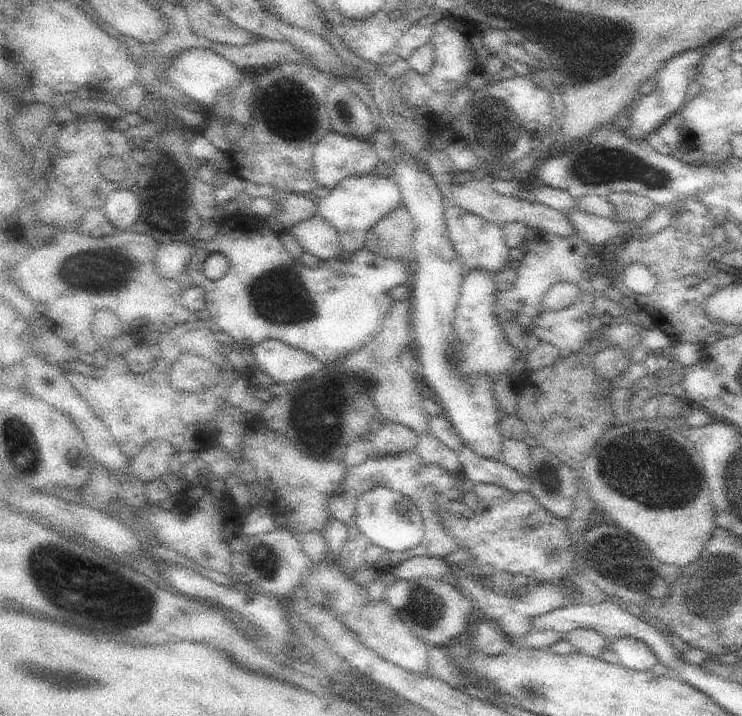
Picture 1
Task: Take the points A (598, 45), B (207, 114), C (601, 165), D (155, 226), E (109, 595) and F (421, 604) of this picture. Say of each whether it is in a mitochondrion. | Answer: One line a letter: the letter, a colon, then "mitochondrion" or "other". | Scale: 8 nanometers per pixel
A: mitochondrion
B: other
C: mitochondrion
D: other
E: mitochondrion
F: mitochondrion

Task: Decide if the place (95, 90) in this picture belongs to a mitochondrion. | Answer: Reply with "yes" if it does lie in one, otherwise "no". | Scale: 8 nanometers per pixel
no

